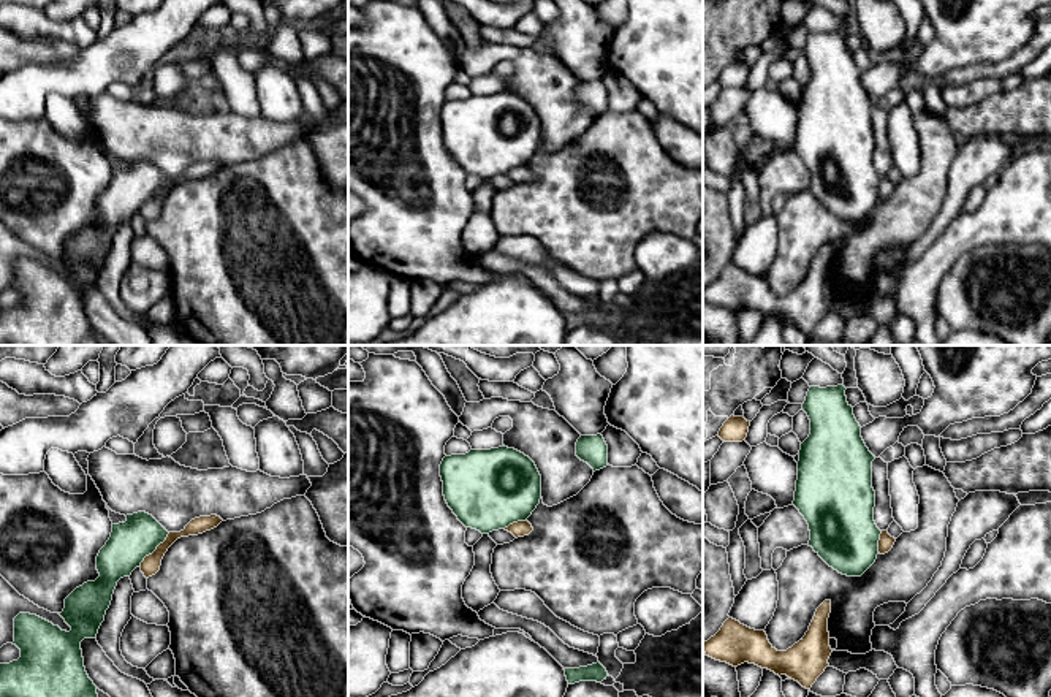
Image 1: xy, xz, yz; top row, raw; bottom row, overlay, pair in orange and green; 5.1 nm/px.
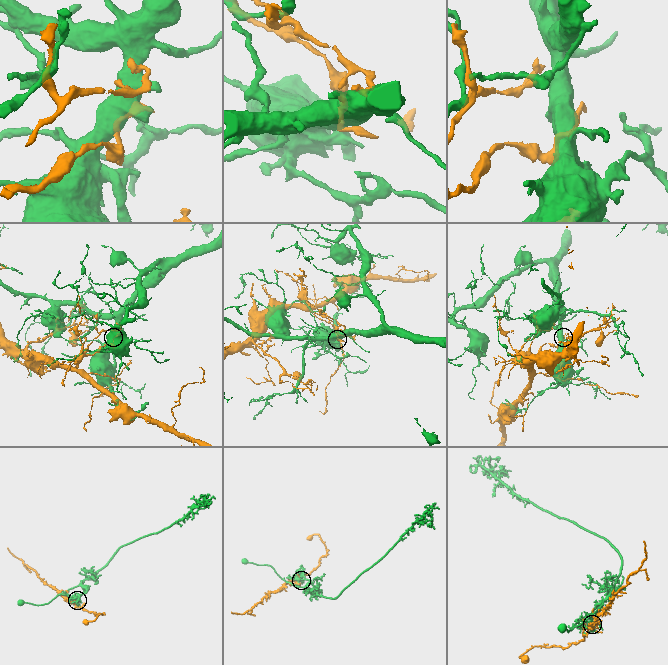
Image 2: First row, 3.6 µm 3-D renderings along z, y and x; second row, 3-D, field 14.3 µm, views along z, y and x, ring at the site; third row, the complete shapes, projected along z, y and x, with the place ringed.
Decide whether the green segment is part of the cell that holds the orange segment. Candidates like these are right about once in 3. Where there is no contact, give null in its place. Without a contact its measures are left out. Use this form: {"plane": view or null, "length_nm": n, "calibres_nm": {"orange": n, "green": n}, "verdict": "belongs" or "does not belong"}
{"plane": "xy", "length_nm": 240, "calibres_nm": {"orange": 90, "green": 220}, "verdict": "does not belong"}

